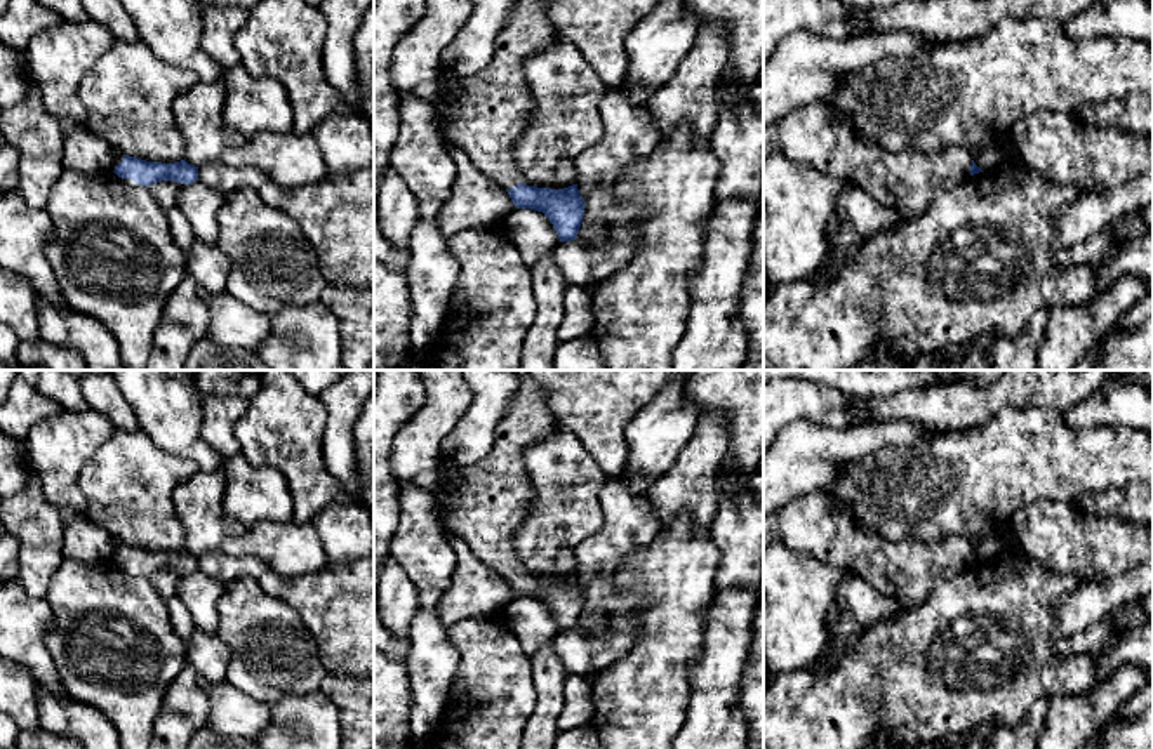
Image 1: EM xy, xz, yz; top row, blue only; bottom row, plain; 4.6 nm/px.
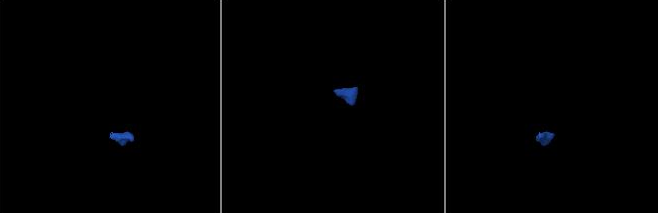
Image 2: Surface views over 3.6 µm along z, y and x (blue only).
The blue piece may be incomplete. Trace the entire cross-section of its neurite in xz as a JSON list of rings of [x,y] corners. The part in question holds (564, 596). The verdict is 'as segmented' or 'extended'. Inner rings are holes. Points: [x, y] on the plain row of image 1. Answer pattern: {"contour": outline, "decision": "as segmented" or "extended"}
{"contour": [[[527,370],[518,372],[522,384],[510,398],[496,428],[494,447],[478,462],[456,466],[461,476],[459,490],[450,494],[430,478],[438,488],[435,507],[443,534],[466,540],[475,558],[504,577],[517,598],[543,601],[553,613],[560,631],[572,631],[583,613],[586,593],[579,584],[577,573],[563,579],[527,575],[522,572],[522,561],[515,551],[515,530],[536,499],[534,485],[525,469],[525,450],[560,429],[546,407],[544,393],[530,381]]], "decision": "extended"}

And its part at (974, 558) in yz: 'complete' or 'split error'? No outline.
split error

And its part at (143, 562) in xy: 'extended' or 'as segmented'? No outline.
extended

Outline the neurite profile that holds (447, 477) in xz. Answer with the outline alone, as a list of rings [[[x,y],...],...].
[[[442,464],[437,469],[433,480],[450,494],[456,494],[459,490],[459,487],[461,487],[461,476],[459,476],[459,471],[457,471],[456,466]]]

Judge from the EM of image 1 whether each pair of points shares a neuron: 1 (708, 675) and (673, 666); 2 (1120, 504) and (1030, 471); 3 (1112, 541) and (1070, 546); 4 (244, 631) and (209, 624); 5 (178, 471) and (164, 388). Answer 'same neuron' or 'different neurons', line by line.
1: different neurons
2: different neurons
3: same neuron
4: different neurons
5: different neurons

